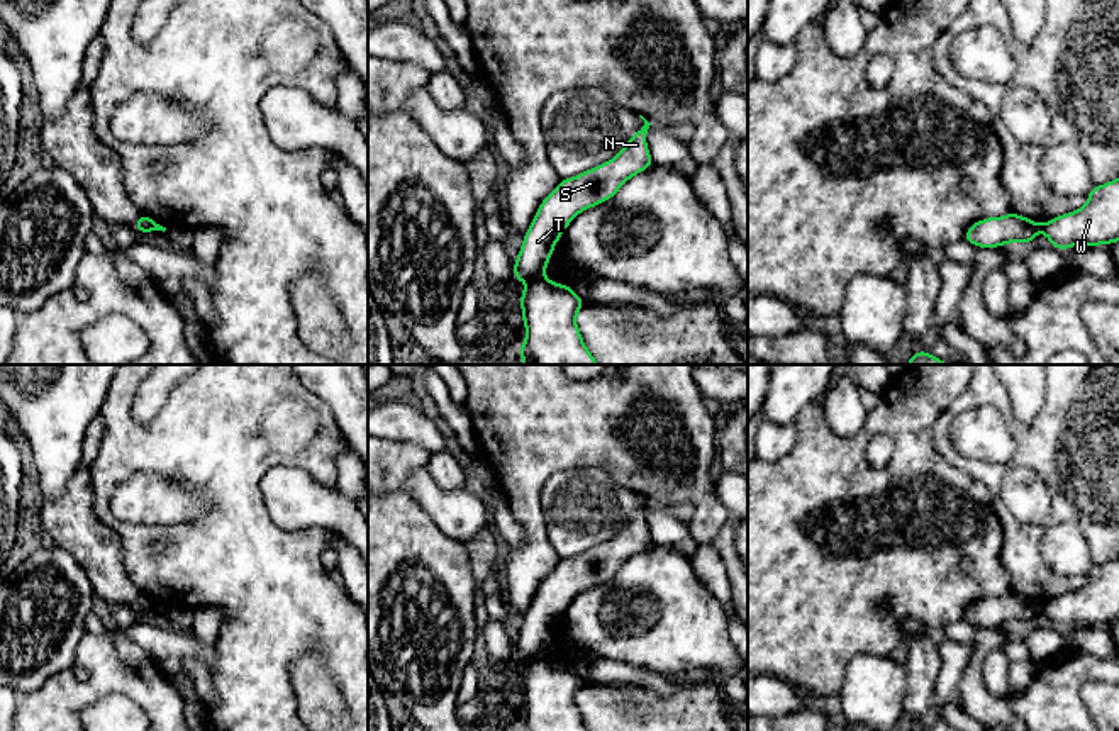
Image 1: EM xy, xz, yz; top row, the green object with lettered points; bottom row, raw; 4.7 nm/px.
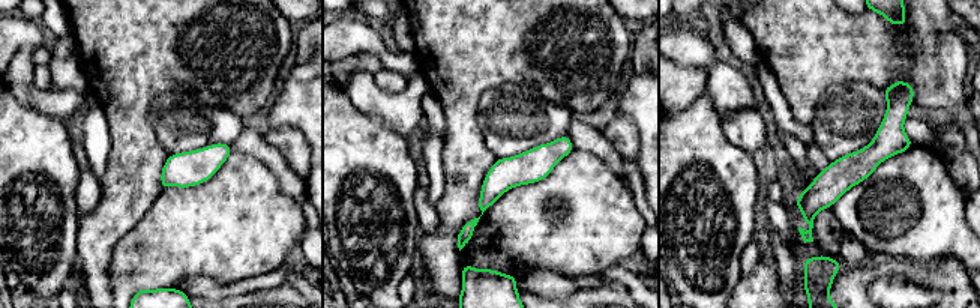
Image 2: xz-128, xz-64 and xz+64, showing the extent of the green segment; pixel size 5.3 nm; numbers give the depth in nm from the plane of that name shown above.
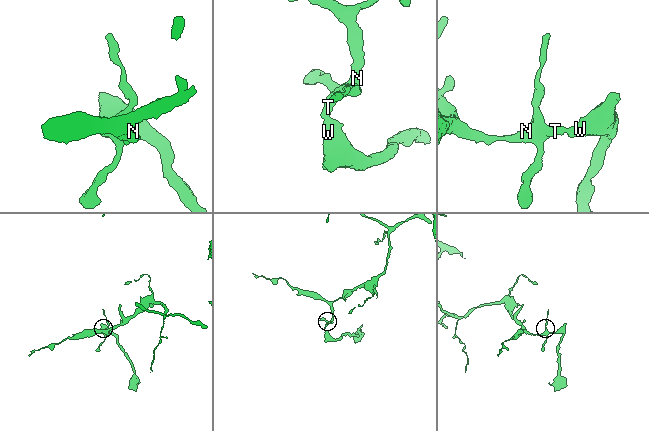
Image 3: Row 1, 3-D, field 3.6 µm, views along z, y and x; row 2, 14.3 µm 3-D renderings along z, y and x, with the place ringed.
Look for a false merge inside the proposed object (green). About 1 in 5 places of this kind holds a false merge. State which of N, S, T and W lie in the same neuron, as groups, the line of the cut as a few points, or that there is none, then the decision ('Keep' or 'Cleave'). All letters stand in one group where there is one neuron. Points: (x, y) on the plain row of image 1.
Groups: N S T / W. Split along xz (543, 655), (531, 662). Cleave

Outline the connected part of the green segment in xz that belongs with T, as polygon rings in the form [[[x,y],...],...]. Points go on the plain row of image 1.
[[[643,495],[639,497],[644,505],[629,517],[622,531],[610,541],[573,558],[563,558],[541,582],[514,641],[515,661],[544,656],[554,626],[570,602],[580,592],[610,580],[627,560],[653,546],[646,524],[651,504]]]

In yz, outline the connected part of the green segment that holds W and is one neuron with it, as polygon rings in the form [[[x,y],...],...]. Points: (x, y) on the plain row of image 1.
[[[1119,558],[1092,566],[1087,583],[1039,605],[1051,626],[1063,631],[1073,626],[1114,624],[1119,621]]]

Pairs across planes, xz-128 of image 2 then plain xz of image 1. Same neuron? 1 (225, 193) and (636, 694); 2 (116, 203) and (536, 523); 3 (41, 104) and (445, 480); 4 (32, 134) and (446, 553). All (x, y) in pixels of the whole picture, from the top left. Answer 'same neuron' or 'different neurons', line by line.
1: different neurons
2: same neuron
3: different neurons
4: same neuron

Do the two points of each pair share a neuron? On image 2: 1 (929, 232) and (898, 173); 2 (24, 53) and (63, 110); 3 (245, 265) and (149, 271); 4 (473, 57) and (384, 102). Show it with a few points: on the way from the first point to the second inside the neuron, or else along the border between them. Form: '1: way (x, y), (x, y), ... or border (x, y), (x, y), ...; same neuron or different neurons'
1: way (914, 217), (898, 200), (898, 188); same neuron
2: way (24, 69), (24, 83), (47, 102); same neuron
3: way (221, 263), (173, 263); same neuron
4: border (417, 69), (431, 92); different neurons

